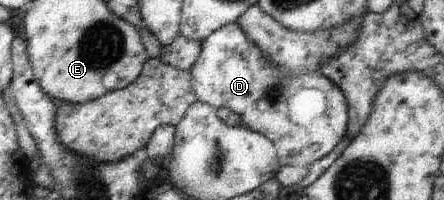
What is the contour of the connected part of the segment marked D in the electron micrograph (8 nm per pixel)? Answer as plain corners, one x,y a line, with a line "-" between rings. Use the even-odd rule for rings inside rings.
237,23
223,25
200,41
201,52
190,73
196,100
212,107
231,109
241,117
245,127
266,136
275,146
281,165
309,167
326,157
346,136
348,106
343,91
320,71
285,75
279,72
260,48
249,40

